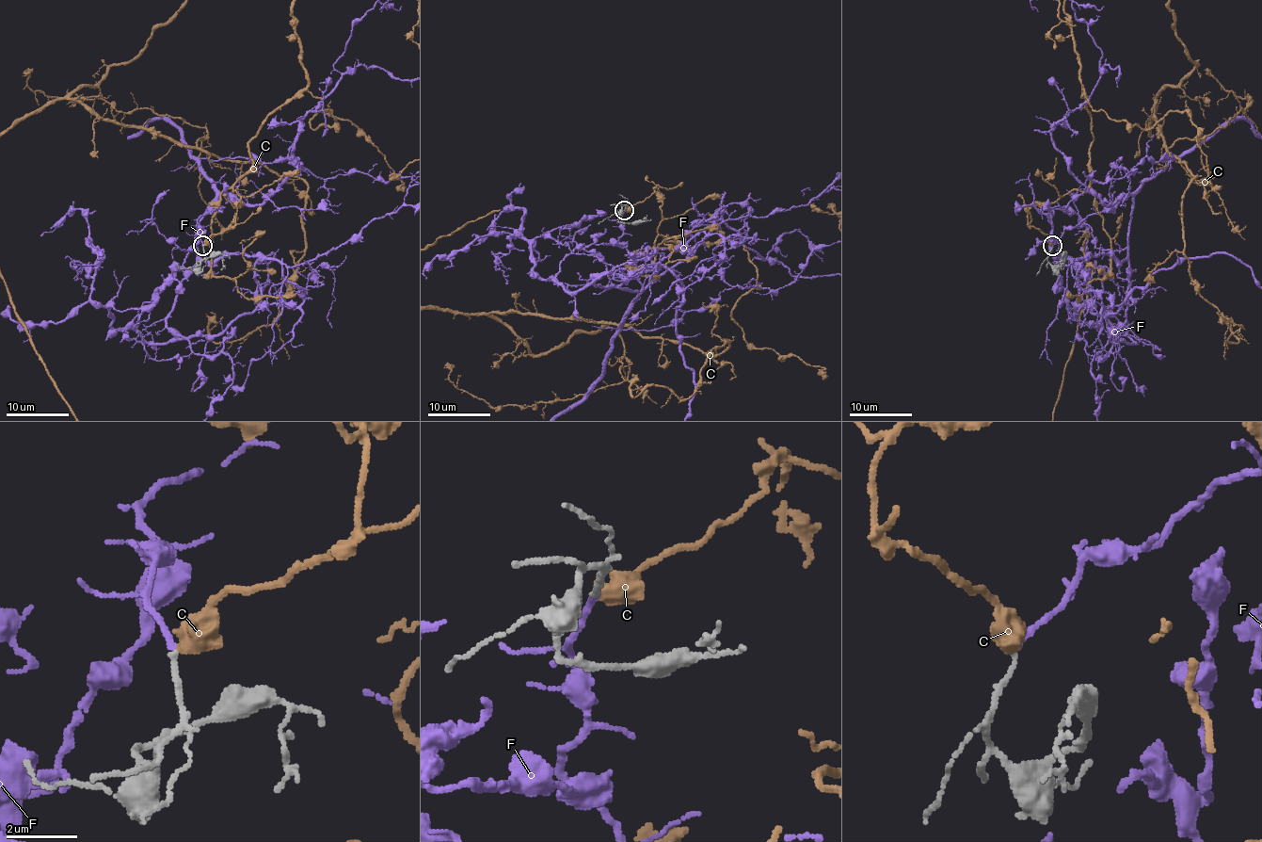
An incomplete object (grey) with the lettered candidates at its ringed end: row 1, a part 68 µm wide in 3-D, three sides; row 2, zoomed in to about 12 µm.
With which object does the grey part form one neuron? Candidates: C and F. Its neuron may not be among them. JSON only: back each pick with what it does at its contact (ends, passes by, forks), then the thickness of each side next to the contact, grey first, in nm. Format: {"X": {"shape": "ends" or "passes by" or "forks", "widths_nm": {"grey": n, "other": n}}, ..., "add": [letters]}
{"F": {"shape": "ends", "widths_nm": {"grey": 150, "other": 160}}, "add": ["F"]}

